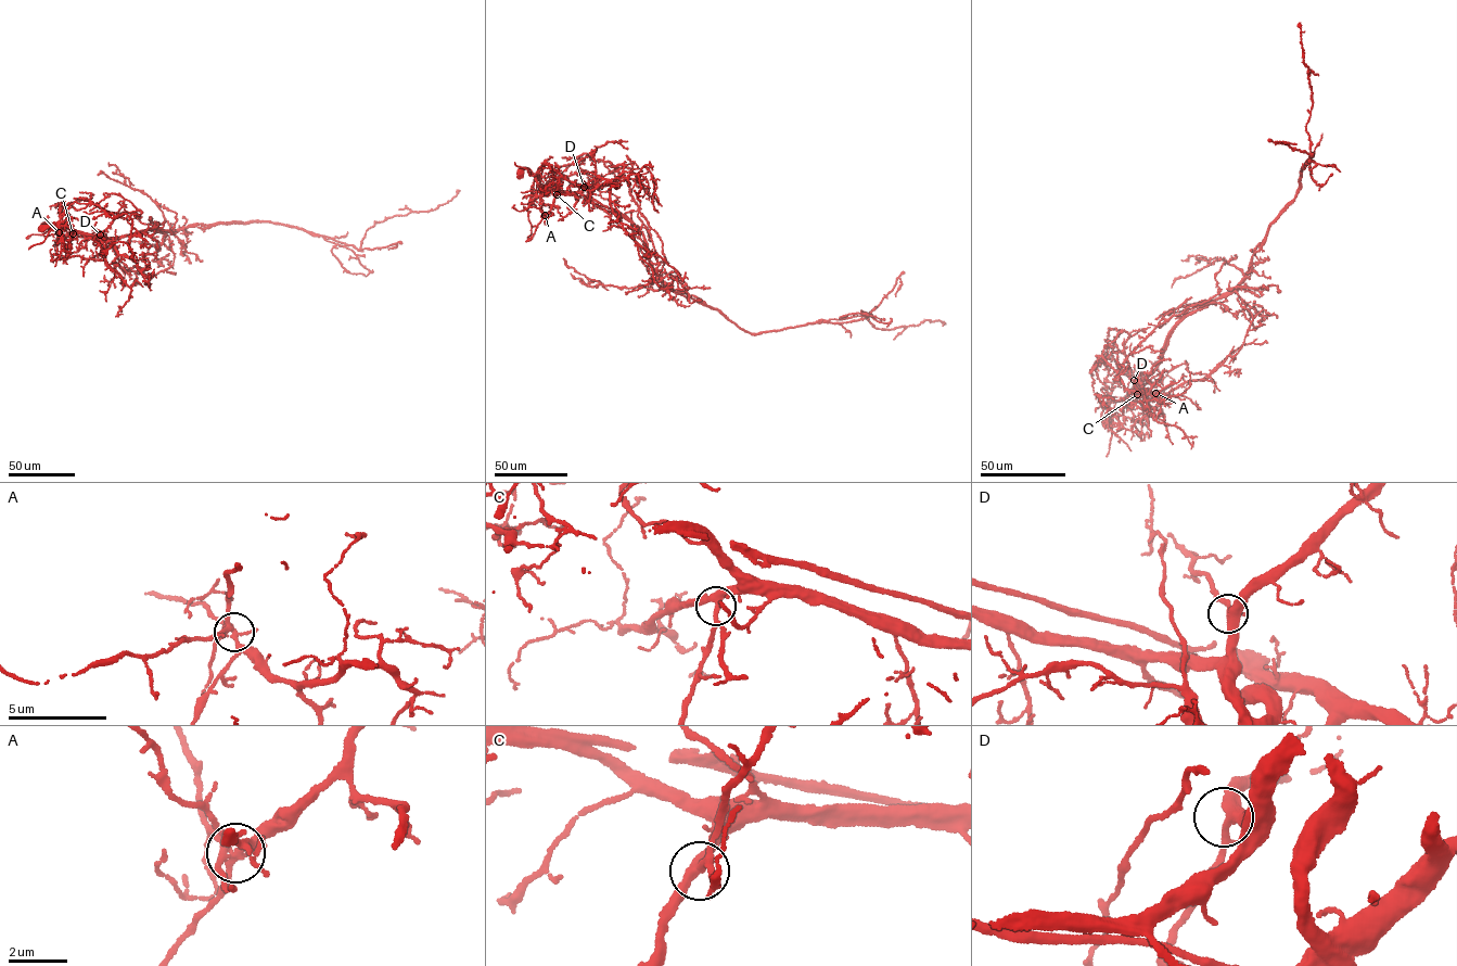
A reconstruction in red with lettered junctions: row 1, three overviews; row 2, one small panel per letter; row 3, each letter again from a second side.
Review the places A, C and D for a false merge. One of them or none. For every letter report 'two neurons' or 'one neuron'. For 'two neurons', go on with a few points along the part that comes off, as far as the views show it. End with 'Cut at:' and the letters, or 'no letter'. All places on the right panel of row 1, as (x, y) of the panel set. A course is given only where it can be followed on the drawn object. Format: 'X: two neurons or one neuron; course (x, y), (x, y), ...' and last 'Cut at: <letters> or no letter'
A: two neurons; course (1155, 393), (1134, 388), (1158, 366), (1171, 329), (1245, 277), (1314, 153), (1300, 23)
C: one neuron
D: one neuron
Cut at: A

